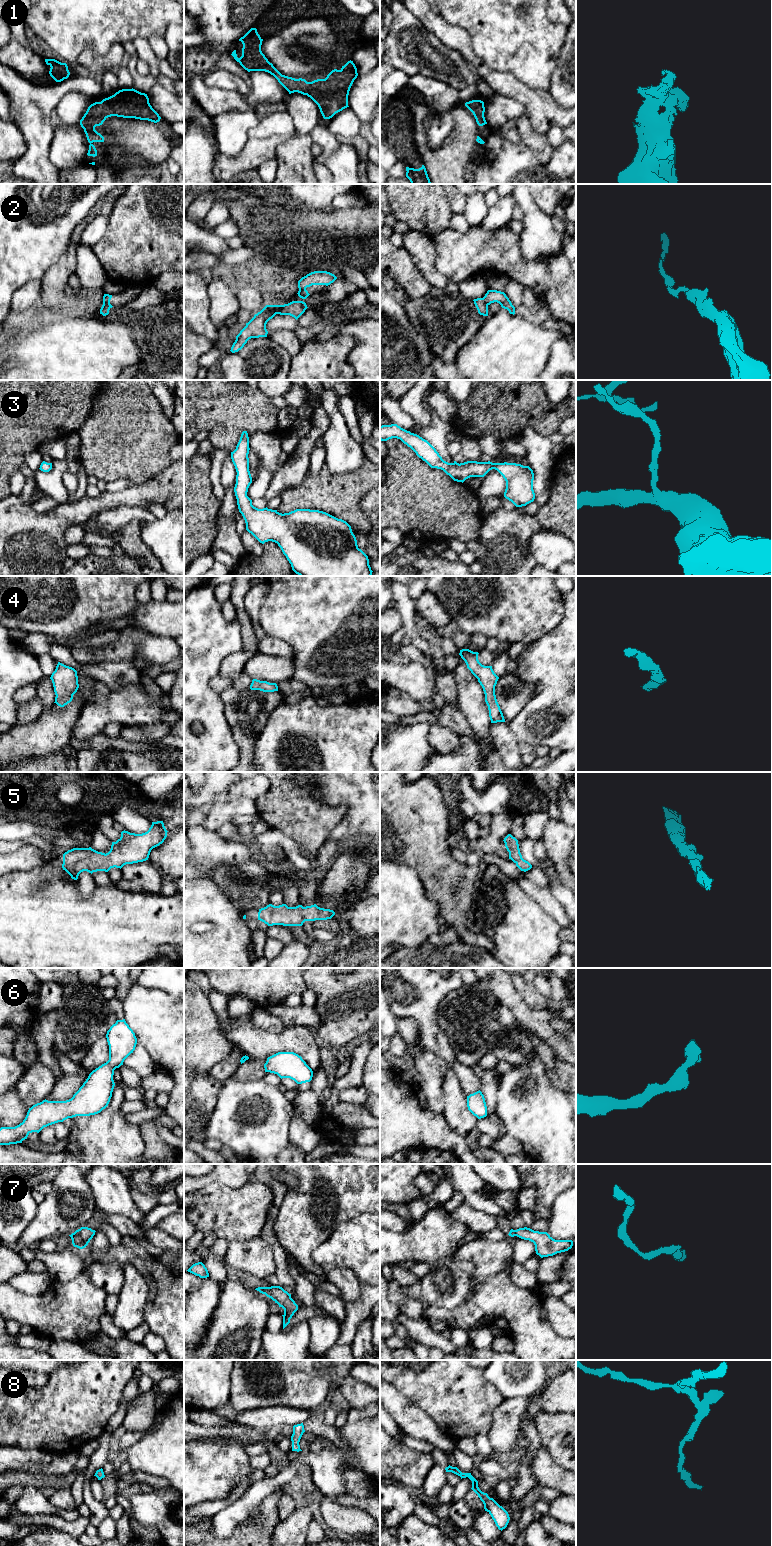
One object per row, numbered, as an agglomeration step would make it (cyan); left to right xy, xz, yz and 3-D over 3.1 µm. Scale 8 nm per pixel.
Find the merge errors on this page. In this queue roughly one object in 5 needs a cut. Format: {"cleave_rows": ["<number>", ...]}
{"cleave_rows": []}

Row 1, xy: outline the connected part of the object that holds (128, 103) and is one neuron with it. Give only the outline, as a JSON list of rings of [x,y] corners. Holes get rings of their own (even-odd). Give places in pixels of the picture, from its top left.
[[[133,88],[119,90],[101,102],[91,104],[80,120],[80,125],[90,143],[88,156],[97,156],[93,142],[104,142],[104,137],[95,130],[95,127],[102,125],[111,116],[148,120],[154,123],[161,119],[150,105],[147,94]]]

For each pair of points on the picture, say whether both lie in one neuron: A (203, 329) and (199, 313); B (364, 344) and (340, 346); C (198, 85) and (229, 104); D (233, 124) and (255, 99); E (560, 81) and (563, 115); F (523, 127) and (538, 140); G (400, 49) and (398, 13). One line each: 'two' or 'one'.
A: one
B: two
C: one
D: one
E: two
F: one
G: one

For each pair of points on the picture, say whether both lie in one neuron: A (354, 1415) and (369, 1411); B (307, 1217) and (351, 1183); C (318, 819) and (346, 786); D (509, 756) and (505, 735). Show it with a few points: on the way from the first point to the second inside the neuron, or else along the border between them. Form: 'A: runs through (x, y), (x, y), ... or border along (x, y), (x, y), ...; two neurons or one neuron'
A: runs through (358, 1414), (365, 1412); one neuron
B: runs through (309, 1198), (314, 1176), (332, 1176); one neuron
C: border along (314, 788), (327, 804), (345, 806), (334, 829); two neurons
D: runs through (507, 751), (505, 740); one neuron

